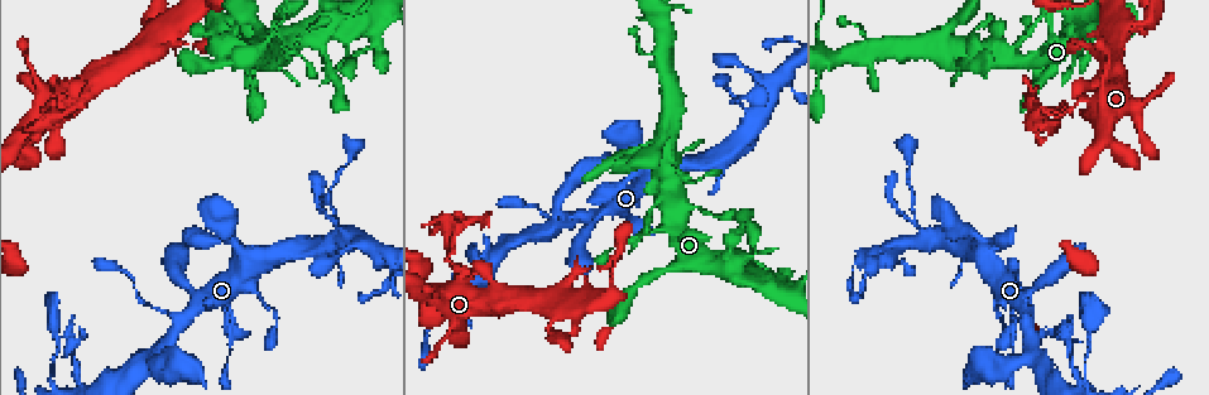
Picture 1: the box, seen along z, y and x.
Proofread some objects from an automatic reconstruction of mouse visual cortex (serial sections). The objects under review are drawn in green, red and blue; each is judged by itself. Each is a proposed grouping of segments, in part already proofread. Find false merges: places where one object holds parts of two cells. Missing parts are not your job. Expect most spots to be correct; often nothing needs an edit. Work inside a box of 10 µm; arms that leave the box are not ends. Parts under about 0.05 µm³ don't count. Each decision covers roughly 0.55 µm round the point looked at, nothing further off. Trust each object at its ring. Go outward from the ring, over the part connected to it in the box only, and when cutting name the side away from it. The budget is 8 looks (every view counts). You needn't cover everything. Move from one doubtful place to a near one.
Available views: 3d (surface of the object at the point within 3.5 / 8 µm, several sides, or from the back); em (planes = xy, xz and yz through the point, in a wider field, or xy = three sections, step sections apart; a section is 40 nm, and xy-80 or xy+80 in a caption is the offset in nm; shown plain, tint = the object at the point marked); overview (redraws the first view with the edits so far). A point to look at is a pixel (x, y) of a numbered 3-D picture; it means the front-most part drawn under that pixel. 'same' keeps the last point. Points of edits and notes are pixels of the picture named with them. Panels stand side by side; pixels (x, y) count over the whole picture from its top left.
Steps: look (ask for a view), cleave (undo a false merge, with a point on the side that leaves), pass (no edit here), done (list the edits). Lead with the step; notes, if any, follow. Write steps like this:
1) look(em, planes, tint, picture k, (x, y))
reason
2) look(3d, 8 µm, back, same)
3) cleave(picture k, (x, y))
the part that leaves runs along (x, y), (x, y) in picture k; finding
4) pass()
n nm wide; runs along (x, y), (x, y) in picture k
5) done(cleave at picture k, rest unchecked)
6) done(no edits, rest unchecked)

look(3d, 3.5 µm, picture 1, (1113, 35))
sharp bend

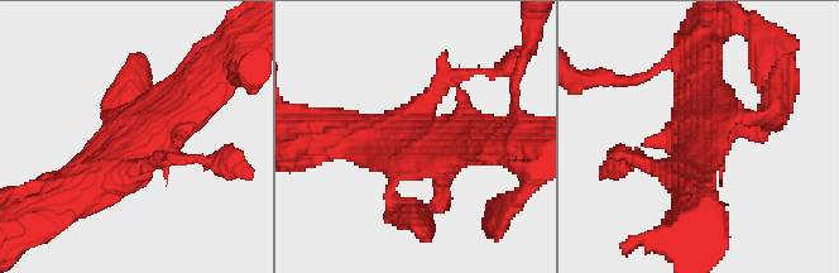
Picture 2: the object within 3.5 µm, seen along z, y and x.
look(em, xy, step 5, tint, picture 2, (150, 139))

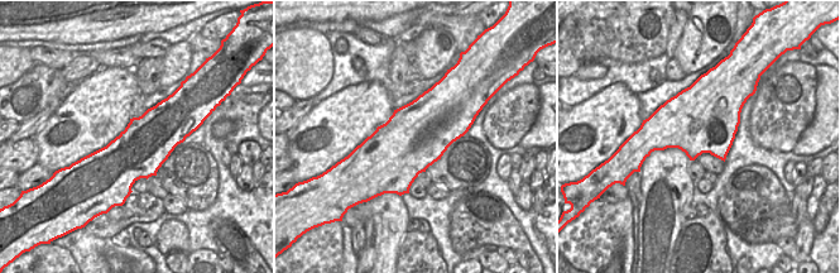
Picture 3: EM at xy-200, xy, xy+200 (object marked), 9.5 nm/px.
pass()
one cell here

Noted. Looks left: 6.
look(3d, 3.5 µm, picture 1, (455, 240))
a fork

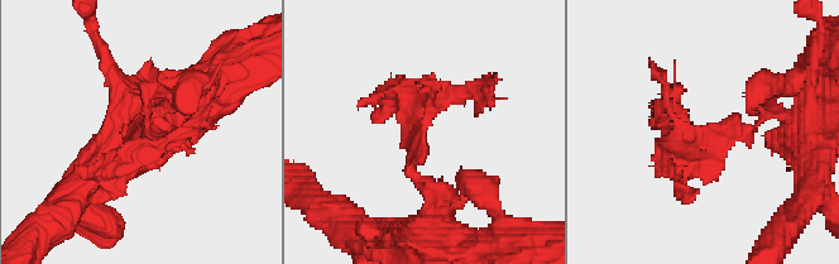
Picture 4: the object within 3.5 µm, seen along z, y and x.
look(em, planes, tint, picture 4, (138, 130))
need the tissue

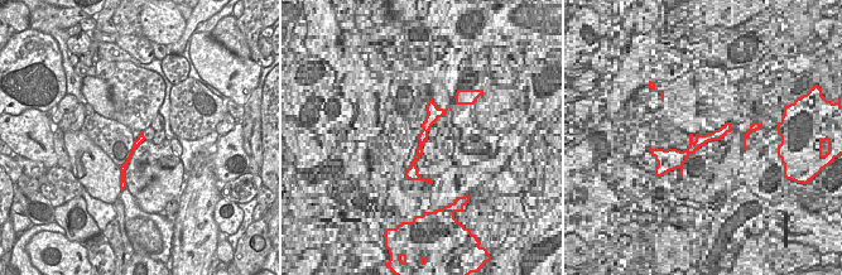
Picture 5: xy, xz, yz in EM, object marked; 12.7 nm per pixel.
pass()
90 nm wide; runs along (436, 192), (410, 171), (421, 128), (471, 90) in picture 4; continuous, no second cell

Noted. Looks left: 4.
look(3d, 3.5 µm, picture 1, (970, 62))
abrupt turn

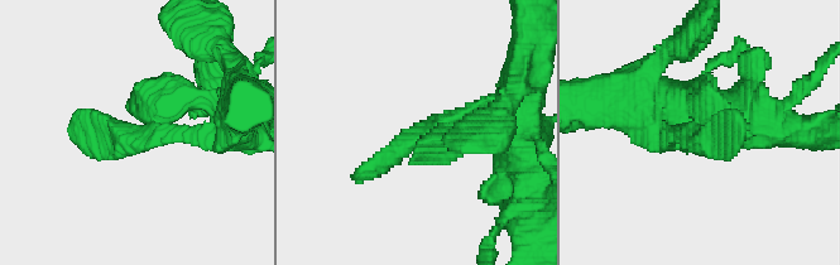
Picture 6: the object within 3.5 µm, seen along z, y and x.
look(em, xy, step 5, tint, picture 6, (420, 132))
shape alone is not enough

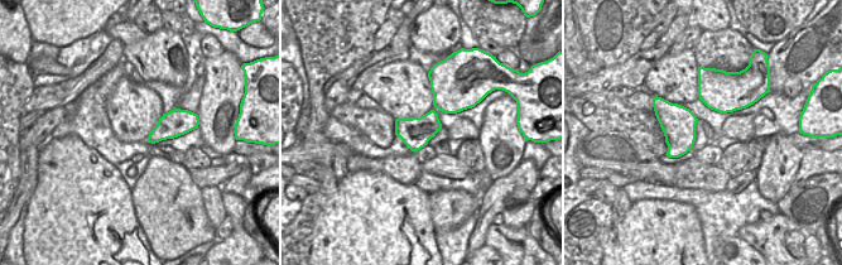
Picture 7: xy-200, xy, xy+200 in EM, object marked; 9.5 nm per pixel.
pass()
300 nm wide; runs along (489, 134), (418, 134), (353, 176) in picture 6; all the same cell

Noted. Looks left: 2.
done(no edits, rest unchecked)

